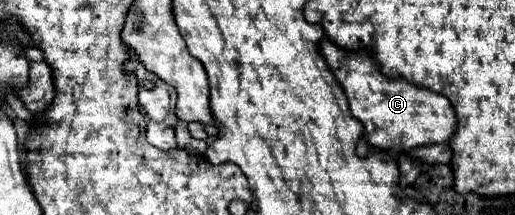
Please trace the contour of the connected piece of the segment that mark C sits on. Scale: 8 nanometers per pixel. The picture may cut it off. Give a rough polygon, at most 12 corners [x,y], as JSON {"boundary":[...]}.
{"boundary":[[319,52],[363,124],[357,154],[449,142],[445,96],[385,78],[367,52]]}

